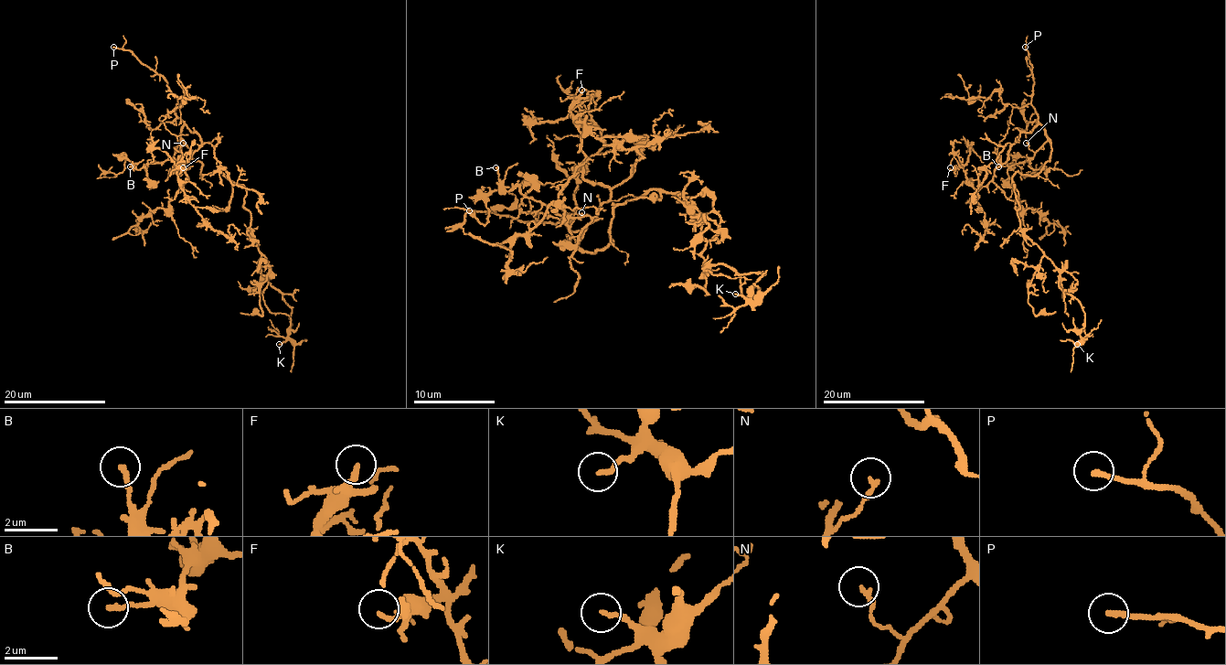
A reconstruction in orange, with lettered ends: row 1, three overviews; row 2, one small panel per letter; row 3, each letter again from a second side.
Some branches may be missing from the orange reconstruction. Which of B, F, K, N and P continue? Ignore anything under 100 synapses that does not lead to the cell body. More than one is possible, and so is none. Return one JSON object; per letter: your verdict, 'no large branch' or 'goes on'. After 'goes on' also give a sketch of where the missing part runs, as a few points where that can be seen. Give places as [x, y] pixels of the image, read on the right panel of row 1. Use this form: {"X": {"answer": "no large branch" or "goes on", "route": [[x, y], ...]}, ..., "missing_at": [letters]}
{"B": {"answer": "no large branch"}, "F": {"answer": "no large branch"}, "K": {"answer": "no large branch"}, "N": {"answer": "no large branch"}, "P": {"answer": "goes on", "route": [[1025, 47], [1009, 60], [963, 85], [897, 101], [903, 128], [900, 146]]}, "missing_at": ["P"]}

